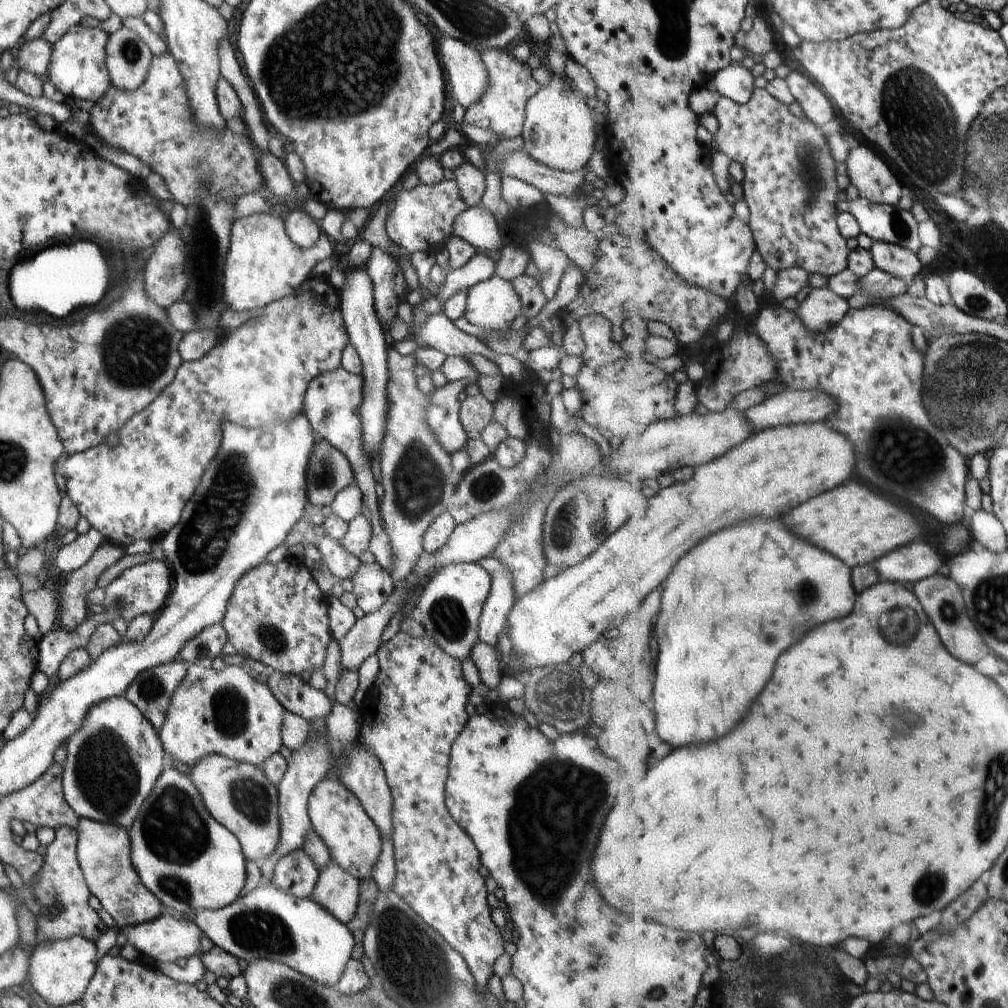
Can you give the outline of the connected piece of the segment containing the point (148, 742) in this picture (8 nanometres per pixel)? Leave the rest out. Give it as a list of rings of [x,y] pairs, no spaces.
[[[126,697],[109,698],[87,710],[80,728],[64,746],[67,757],[62,765],[62,784],[68,806],[79,817],[129,830],[138,816],[142,802],[152,792],[163,771],[165,750],[152,723]]]

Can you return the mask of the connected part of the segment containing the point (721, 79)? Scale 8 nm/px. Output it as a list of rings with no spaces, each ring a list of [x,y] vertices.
[[[733,63],[727,69],[719,70],[712,82],[717,86],[719,96],[732,98],[734,102],[747,105],[755,96],[756,78],[751,70]]]

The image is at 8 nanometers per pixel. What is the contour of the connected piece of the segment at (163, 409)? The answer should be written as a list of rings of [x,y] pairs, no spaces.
[[[309,276],[292,294],[280,300],[271,302],[264,308],[264,314],[258,318],[252,318],[239,327],[226,329],[218,344],[208,351],[200,360],[182,361],[176,371],[174,380],[153,400],[144,410],[137,412],[125,425],[118,430],[120,432],[120,444],[110,448],[103,443],[89,448],[83,453],[69,456],[64,462],[64,476],[66,477],[66,496],[74,503],[81,516],[92,526],[95,538],[106,538],[113,543],[128,547],[136,540],[148,540],[151,543],[163,538],[165,534],[176,526],[180,520],[181,512],[188,499],[195,493],[206,465],[213,460],[220,448],[224,425],[234,423],[243,427],[261,427],[276,421],[287,421],[295,417],[296,413],[303,410],[303,400],[309,382],[316,378],[317,374],[331,371],[341,366],[341,354],[345,344],[349,342],[345,322],[341,315],[341,298],[339,292],[331,285],[329,276]]]

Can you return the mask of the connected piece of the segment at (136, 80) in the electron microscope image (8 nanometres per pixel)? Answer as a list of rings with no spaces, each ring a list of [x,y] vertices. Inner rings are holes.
[[[123,26],[109,33],[105,51],[111,84],[123,91],[139,89],[154,55],[140,35]]]

